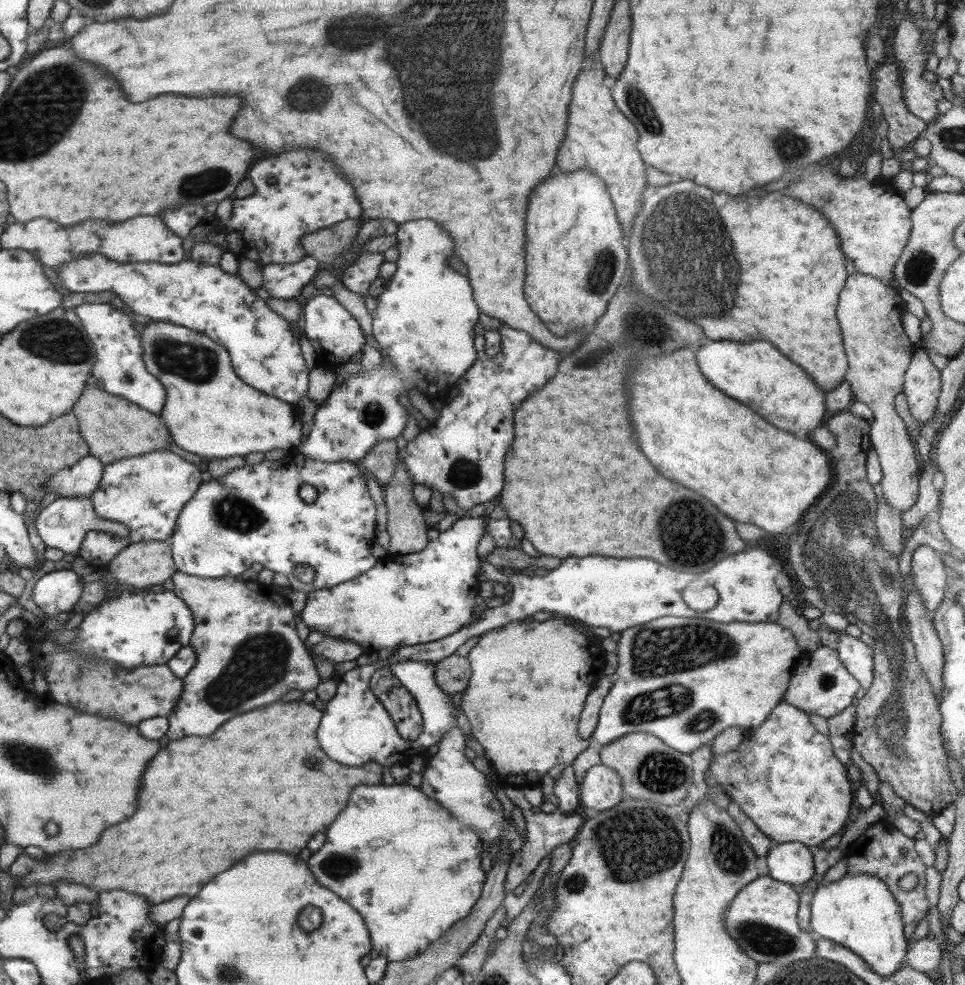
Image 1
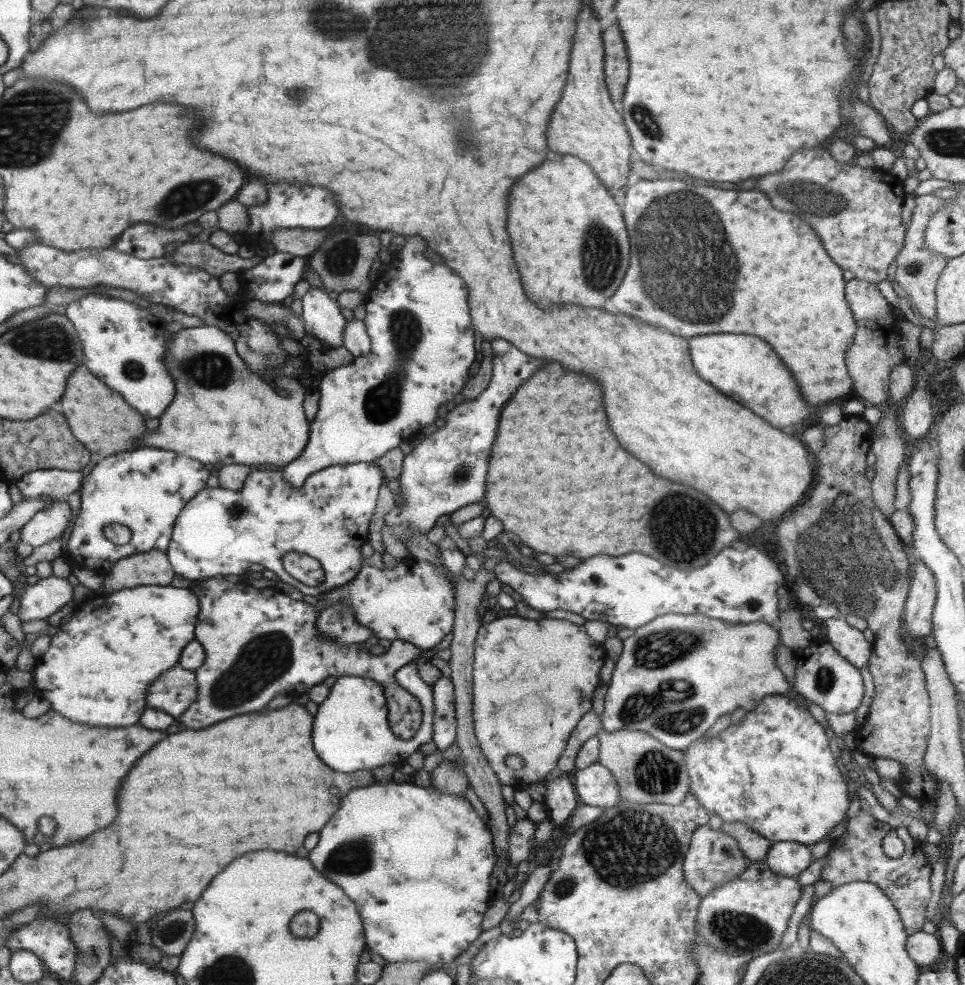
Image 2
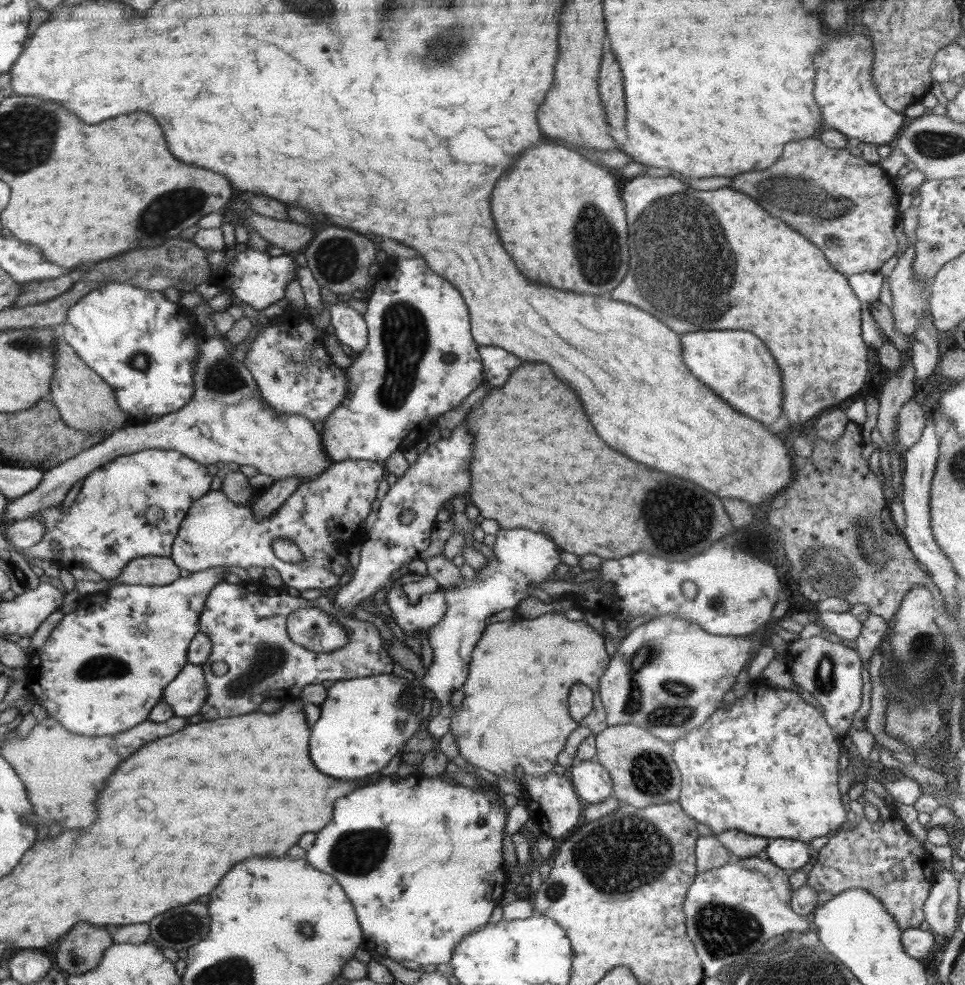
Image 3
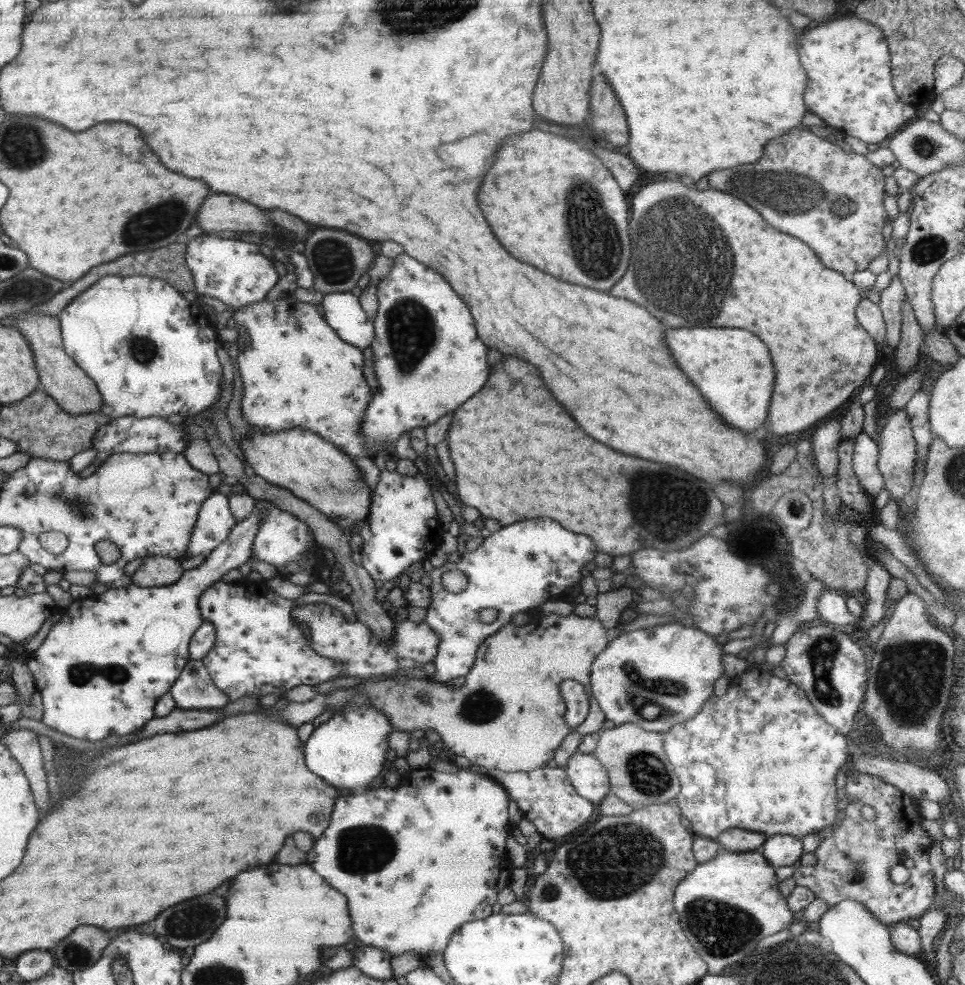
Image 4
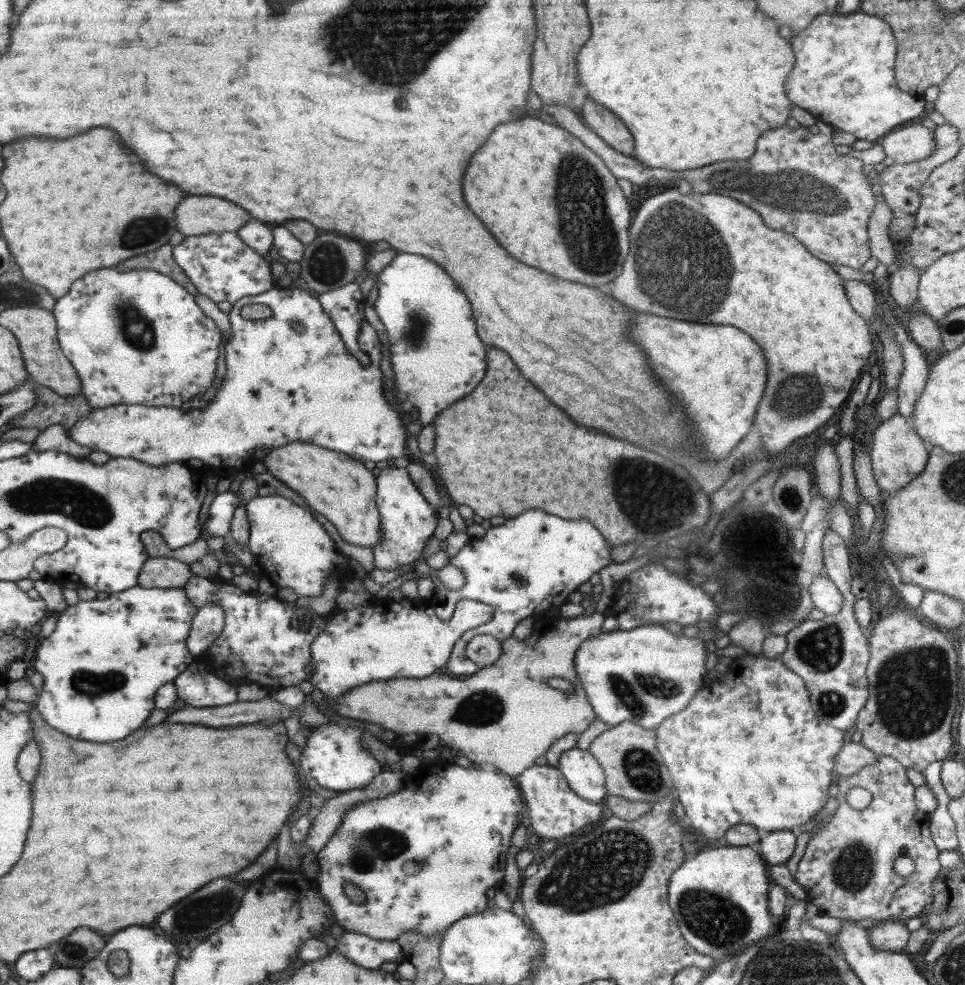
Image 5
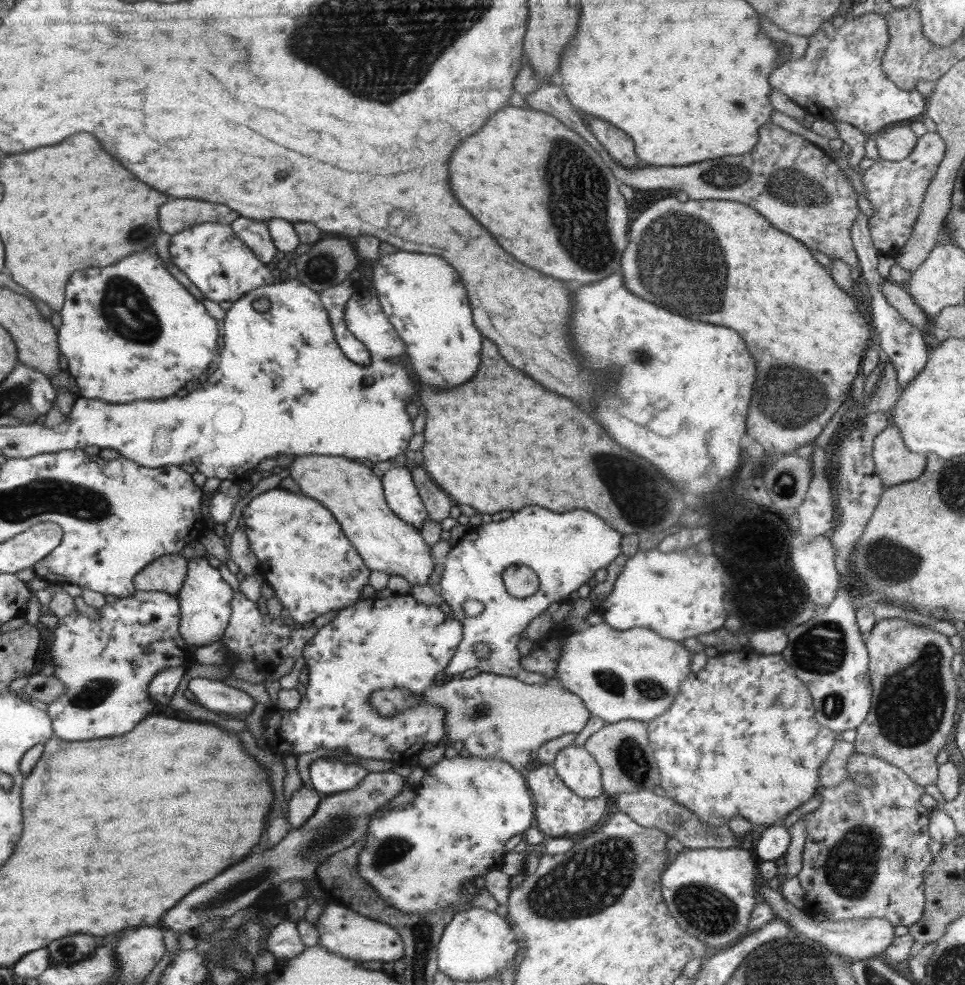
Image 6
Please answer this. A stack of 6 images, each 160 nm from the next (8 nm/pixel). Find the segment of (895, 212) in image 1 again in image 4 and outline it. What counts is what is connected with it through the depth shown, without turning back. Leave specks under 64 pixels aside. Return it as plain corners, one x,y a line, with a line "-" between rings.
800,127
790,130
782,138
770,140
760,162
734,166
730,170
716,170
708,176
710,188
726,190
736,198
742,198
746,204
754,206
762,218
770,222
770,226
806,242
826,268
843,274
847,279
853,272
866,270
876,256
891,247
882,237
882,228
888,217
882,203
884,179
881,169
863,154
845,152
833,139
822,138
812,130

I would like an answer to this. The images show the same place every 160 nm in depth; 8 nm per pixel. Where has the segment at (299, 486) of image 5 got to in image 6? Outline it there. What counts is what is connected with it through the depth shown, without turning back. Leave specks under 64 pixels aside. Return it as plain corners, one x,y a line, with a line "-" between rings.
318,454
298,456
288,466
290,476
300,490
334,515
370,570
403,576
412,587
428,584
438,561
430,555
431,547
422,539
420,530
404,522
388,506
381,479
372,469
343,457

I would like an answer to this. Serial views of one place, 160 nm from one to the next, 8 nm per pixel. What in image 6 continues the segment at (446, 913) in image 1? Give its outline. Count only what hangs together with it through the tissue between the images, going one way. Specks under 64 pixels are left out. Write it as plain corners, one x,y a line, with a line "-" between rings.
461,755
452,759
444,757
434,766
429,769
426,768
421,783
413,786
416,790
416,796
406,808
396,808
394,810
394,808
384,805
370,820
368,834
363,840
364,848
358,853
358,875
364,878
387,904
401,910
404,914
428,913
431,910
447,908
449,905
453,905
453,908
457,908
460,911
466,910
467,906
465,904
469,904
471,896
463,889
464,883
472,882
474,877
485,877
492,869
499,869
503,864
504,845
506,842
515,835
527,834
528,830
535,826
535,804
526,784
524,772
523,770
516,770
511,764
504,762
501,758
498,760
495,756
492,756
492,758
478,758
472,755
466,758

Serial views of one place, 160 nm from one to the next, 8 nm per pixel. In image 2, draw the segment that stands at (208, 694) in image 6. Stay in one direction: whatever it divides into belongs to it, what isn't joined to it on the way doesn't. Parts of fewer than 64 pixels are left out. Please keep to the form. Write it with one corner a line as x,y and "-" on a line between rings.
178,664
153,680
147,690
146,706
177,717
194,702
197,688
194,671

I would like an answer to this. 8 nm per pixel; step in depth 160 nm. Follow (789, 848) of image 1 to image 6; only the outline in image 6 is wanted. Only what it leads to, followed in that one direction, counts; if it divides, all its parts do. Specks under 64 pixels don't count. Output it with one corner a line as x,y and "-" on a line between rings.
782,824
771,825
760,836
758,844
753,849
753,853
759,861
775,861
780,863
790,844
791,835
788,832
788,828

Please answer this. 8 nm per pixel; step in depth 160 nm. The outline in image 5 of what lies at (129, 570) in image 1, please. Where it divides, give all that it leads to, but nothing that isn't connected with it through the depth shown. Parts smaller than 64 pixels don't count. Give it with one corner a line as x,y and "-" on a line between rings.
149,558
140,569
137,585
141,587
180,587
193,575
185,562
176,558

